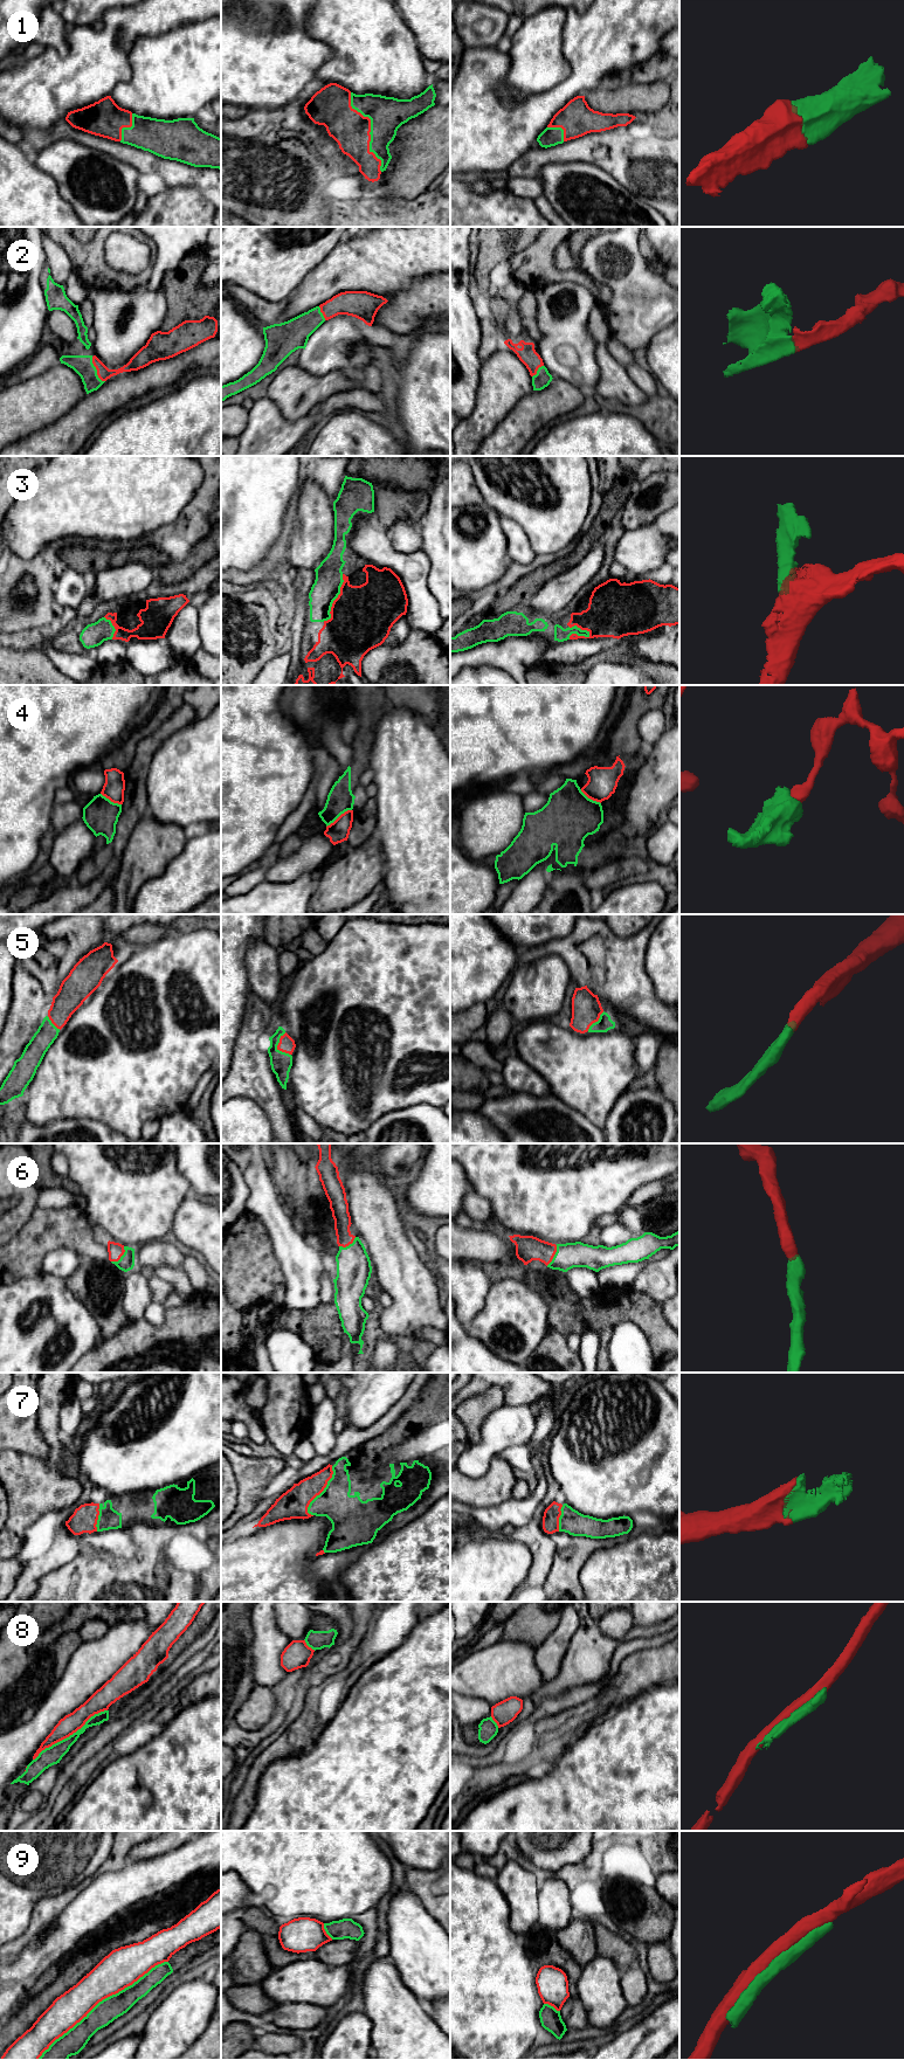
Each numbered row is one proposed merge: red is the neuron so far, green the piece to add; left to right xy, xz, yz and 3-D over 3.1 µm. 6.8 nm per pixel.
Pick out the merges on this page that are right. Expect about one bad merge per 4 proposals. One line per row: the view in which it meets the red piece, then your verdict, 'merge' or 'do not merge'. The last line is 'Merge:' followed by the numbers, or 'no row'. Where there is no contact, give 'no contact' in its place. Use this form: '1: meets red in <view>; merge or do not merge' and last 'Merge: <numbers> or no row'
1: meets red in xz; merge
2: meets red in xy; merge
3: meets red in xz; merge
4: meets red in xz; do not merge
5: meets red in xz; merge
6: meets red in xy; merge
7: meets red in xz; merge
8: meets red in xy; do not merge
9: meets red in xy; do not merge
Merge: 1, 2, 3, 5, 6, 7

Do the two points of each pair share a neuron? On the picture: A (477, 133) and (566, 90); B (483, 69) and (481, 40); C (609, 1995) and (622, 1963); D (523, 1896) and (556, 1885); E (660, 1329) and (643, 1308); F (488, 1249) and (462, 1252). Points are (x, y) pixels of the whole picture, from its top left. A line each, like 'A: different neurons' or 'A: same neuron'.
A: same neuron
B: different neurons
C: different neurons
D: different neurons
E: same neuron
F: same neuron

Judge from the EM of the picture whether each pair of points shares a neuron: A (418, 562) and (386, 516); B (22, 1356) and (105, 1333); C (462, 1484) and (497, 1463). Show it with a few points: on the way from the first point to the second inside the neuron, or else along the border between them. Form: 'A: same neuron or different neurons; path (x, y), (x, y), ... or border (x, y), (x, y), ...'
A: different neurons; border (373, 512), (386, 530)
B: different neurons; border (87, 1310), (98, 1325), (99, 1336), (97, 1346)
C: same neuron; path (473, 1484), (483, 1484), (494, 1473)

